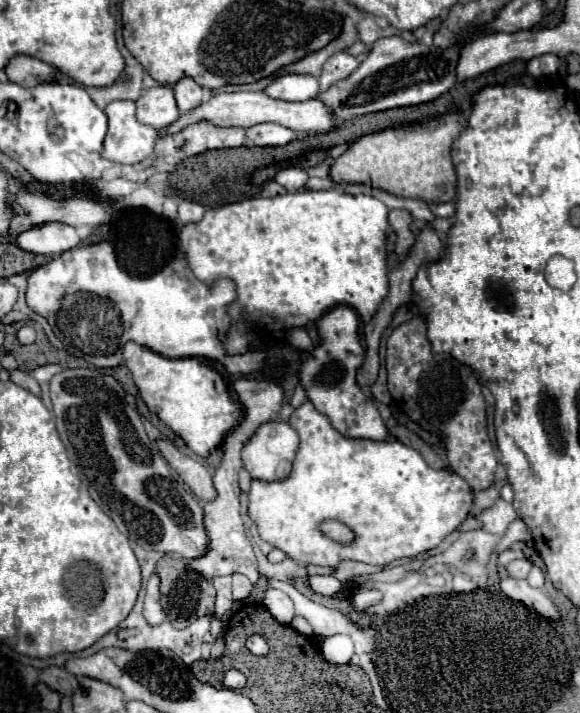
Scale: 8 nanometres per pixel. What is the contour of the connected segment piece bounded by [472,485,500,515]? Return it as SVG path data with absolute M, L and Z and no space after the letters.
M492 485L484 491L478 491L474 495L474 507L472 507L472 515L480 515L484 509L488 509L500 495L500 487L498 485Z

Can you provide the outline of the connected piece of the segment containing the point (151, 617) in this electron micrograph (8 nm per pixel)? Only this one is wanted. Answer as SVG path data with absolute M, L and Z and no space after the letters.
M156 573L148 579L148 585L146 585L144 617L146 617L148 623L152 623L152 625L158 625L158 623L162 623L162 621L166 619L166 615L164 615L164 611L162 611L162 605L160 605L160 579L158 579Z

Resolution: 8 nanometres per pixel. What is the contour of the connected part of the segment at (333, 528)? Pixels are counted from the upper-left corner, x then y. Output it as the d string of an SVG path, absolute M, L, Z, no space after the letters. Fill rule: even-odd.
M332 519L322 521L322 523L320 523L320 531L322 531L326 537L330 537L330 539L334 539L334 541L338 541L338 543L346 543L348 539L354 539L354 537L356 537L350 527L346 527L346 525L340 523L340 521L332 521Z

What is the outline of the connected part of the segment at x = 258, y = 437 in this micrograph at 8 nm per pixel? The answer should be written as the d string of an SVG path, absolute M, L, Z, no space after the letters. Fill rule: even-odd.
M268 421L262 423L258 427L258 431L244 443L242 447L242 461L244 467L248 469L248 473L254 479L262 479L262 481L276 481L276 479L284 479L290 473L292 467L292 459L298 451L298 433L296 429L290 427L290 423L286 421Z

